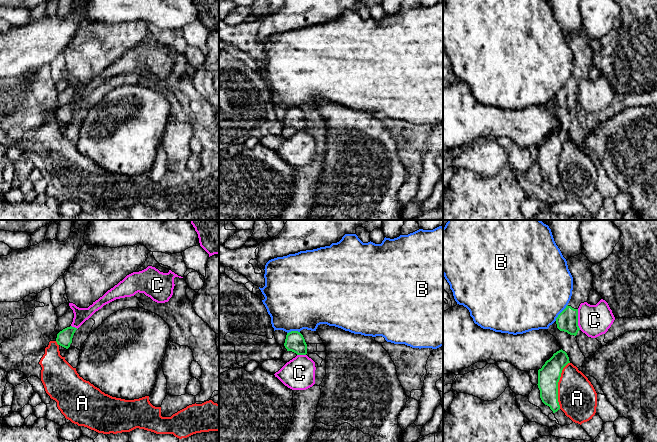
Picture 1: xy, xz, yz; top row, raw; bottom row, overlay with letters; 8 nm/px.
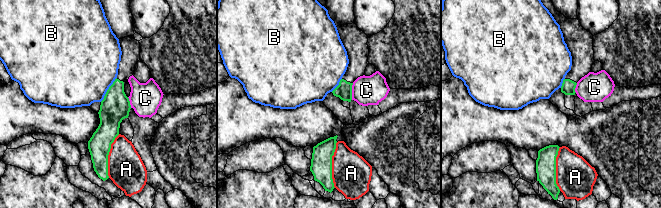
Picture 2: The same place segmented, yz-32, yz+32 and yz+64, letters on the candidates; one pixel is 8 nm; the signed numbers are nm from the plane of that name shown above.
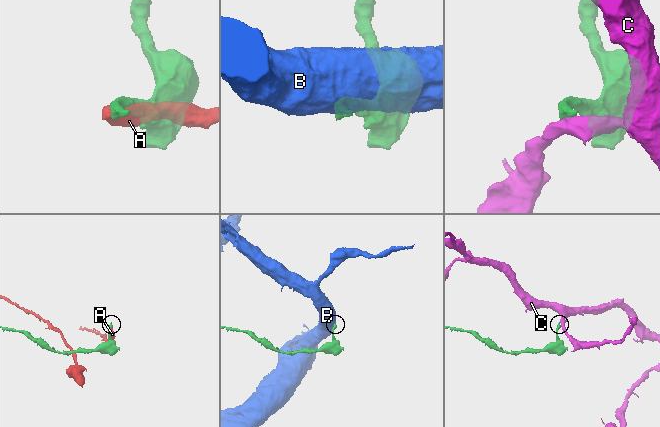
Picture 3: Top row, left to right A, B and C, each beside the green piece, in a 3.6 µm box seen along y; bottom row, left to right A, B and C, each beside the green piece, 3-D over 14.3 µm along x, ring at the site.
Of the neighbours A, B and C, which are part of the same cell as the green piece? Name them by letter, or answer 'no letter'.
no letter

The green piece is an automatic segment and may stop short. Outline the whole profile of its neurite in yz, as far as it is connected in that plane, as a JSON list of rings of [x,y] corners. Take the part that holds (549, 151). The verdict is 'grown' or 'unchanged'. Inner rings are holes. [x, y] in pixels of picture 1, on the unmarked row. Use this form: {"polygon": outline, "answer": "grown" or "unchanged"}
{"polygon": [[[562,125],[553,130],[538,146],[538,164],[542,178],[549,182],[553,189],[560,185],[558,178],[558,158],[563,144],[570,139],[569,133]]], "answer": "unchanged"}

